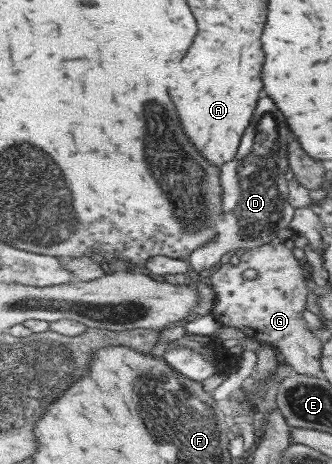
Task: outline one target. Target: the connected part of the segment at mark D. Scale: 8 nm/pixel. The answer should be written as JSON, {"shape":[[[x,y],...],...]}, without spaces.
{"shape":[[[270,97],[260,99],[260,107],[256,109],[256,115],[252,119],[252,127],[248,127],[244,139],[240,142],[240,147],[236,158],[222,164],[222,186],[224,186],[224,221],[215,229],[215,236],[210,239],[208,245],[196,249],[191,253],[188,261],[191,267],[199,274],[204,271],[212,271],[216,265],[220,265],[222,257],[228,251],[237,251],[240,247],[260,247],[270,242],[278,236],[282,230],[290,227],[290,222],[295,217],[295,207],[290,203],[289,180],[286,179],[288,169],[291,169],[288,159],[288,123],[282,113],[278,113],[278,107],[272,103]]]}

